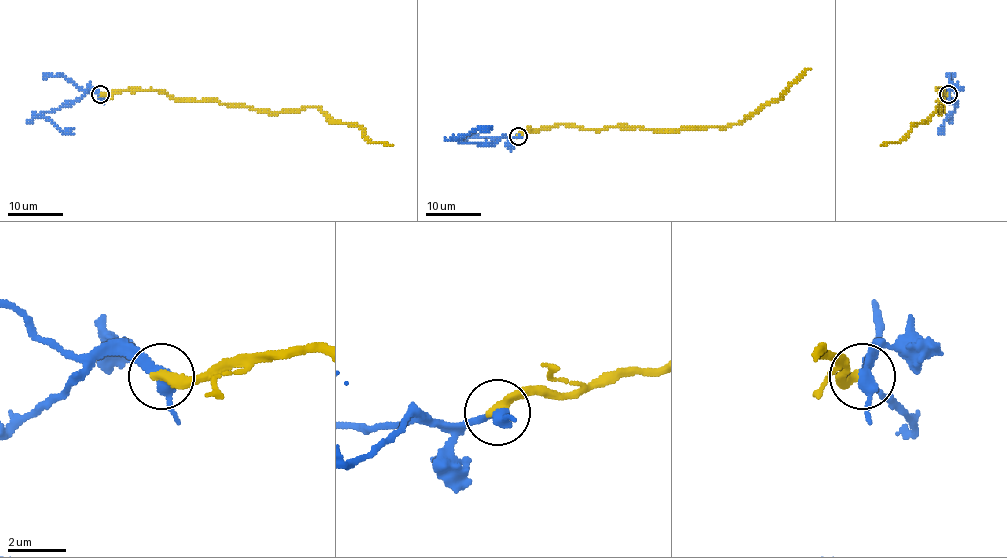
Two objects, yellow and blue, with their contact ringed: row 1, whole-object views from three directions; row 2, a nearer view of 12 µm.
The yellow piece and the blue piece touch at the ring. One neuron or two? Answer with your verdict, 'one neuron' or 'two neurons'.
one neuron

